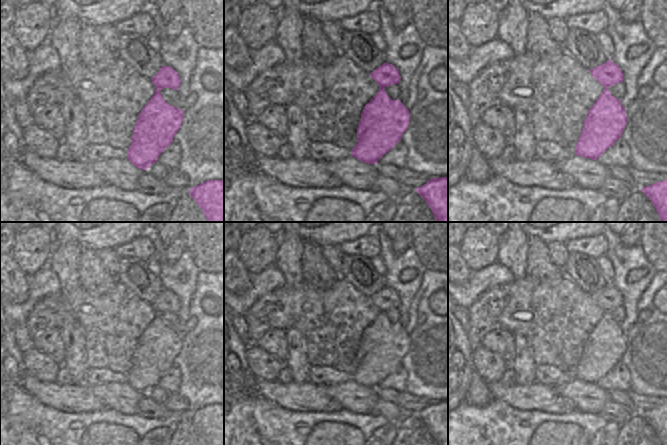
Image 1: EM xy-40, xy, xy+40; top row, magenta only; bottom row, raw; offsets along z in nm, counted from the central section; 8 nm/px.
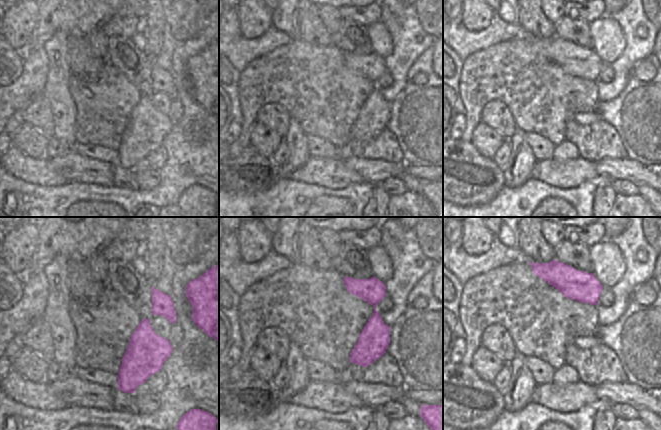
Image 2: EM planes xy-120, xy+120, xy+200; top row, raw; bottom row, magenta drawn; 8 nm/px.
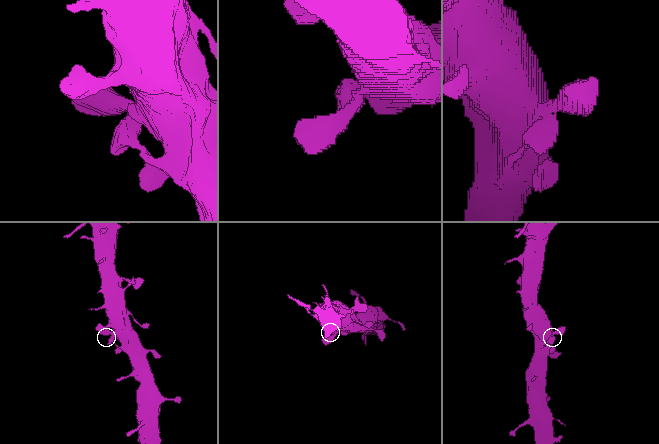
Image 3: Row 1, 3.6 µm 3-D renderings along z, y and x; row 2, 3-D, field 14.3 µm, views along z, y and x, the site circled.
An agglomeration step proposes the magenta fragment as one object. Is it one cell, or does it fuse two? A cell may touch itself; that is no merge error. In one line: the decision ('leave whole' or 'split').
leave whole

